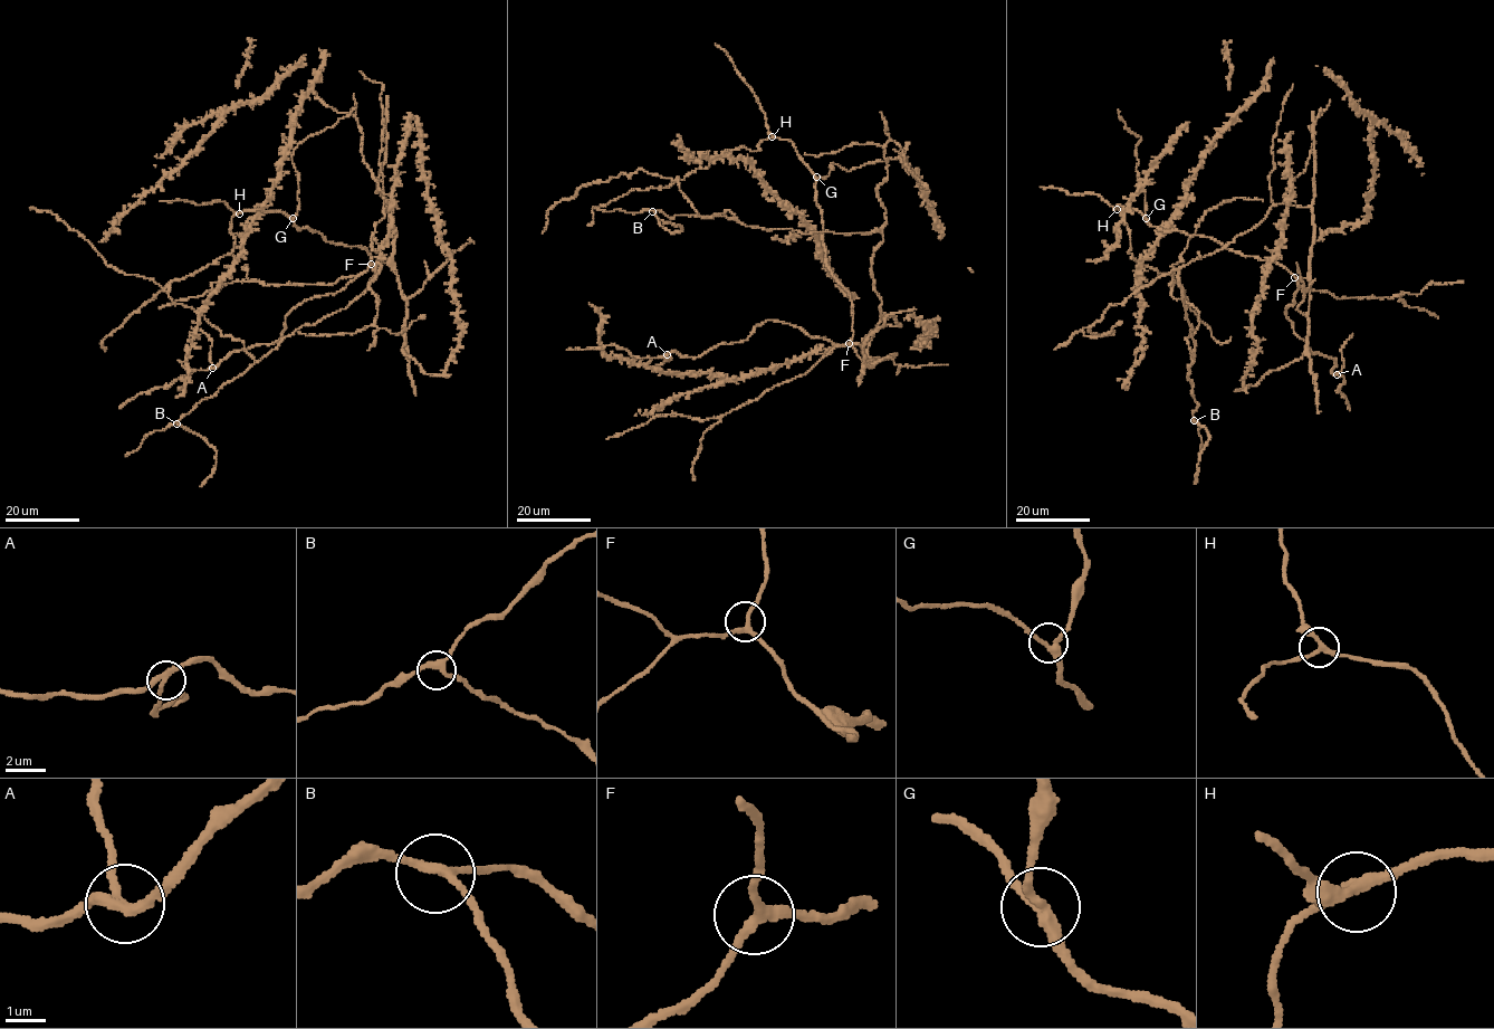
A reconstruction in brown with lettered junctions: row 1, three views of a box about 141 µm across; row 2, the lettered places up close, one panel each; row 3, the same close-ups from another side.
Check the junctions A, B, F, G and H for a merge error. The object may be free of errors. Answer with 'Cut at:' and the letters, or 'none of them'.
Cut at: A

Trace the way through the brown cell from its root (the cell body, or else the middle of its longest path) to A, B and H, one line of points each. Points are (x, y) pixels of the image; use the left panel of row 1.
A: (388, 203), (394, 232), (392, 257), (372, 264), (336, 293), (298, 303), (275, 342), (233, 350), (212, 368)
B: (388, 203), (375, 191), (383, 193), (384, 215), (371, 243), (380, 256), (366, 291), (286, 335), (176, 424)
H: (388, 203), (393, 256), (379, 264), (358, 246), (329, 243), (317, 231), (298, 229), (281, 211), (239, 213)

